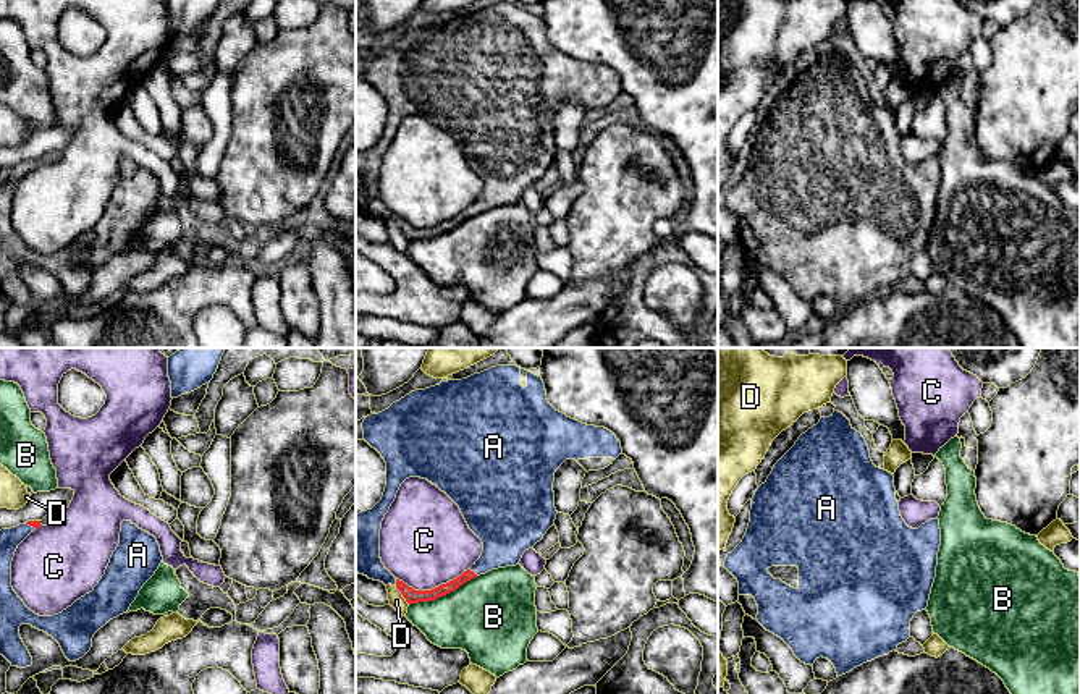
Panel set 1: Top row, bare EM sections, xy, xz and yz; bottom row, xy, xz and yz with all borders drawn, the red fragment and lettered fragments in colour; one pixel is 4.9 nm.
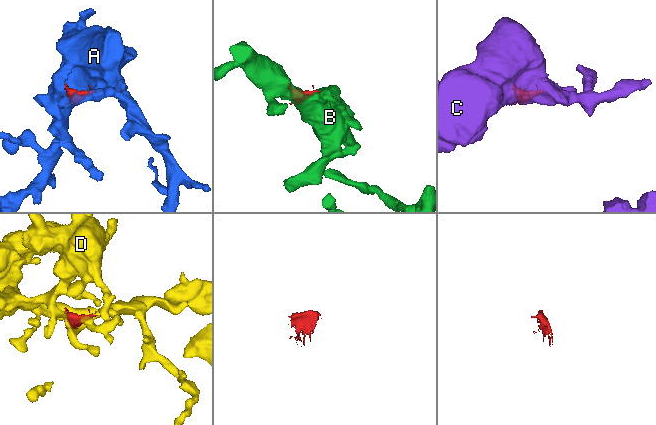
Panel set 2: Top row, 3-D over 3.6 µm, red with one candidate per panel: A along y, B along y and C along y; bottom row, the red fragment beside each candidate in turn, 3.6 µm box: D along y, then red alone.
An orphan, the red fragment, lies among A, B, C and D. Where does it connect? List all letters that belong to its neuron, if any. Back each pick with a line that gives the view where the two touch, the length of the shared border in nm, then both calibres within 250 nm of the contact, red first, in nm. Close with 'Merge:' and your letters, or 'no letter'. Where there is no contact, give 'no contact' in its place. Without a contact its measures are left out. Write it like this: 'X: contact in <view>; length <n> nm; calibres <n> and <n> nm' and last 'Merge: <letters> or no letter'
A: contact in xz; length 50 nm; calibres 60 and 260 nm
Merge: A

